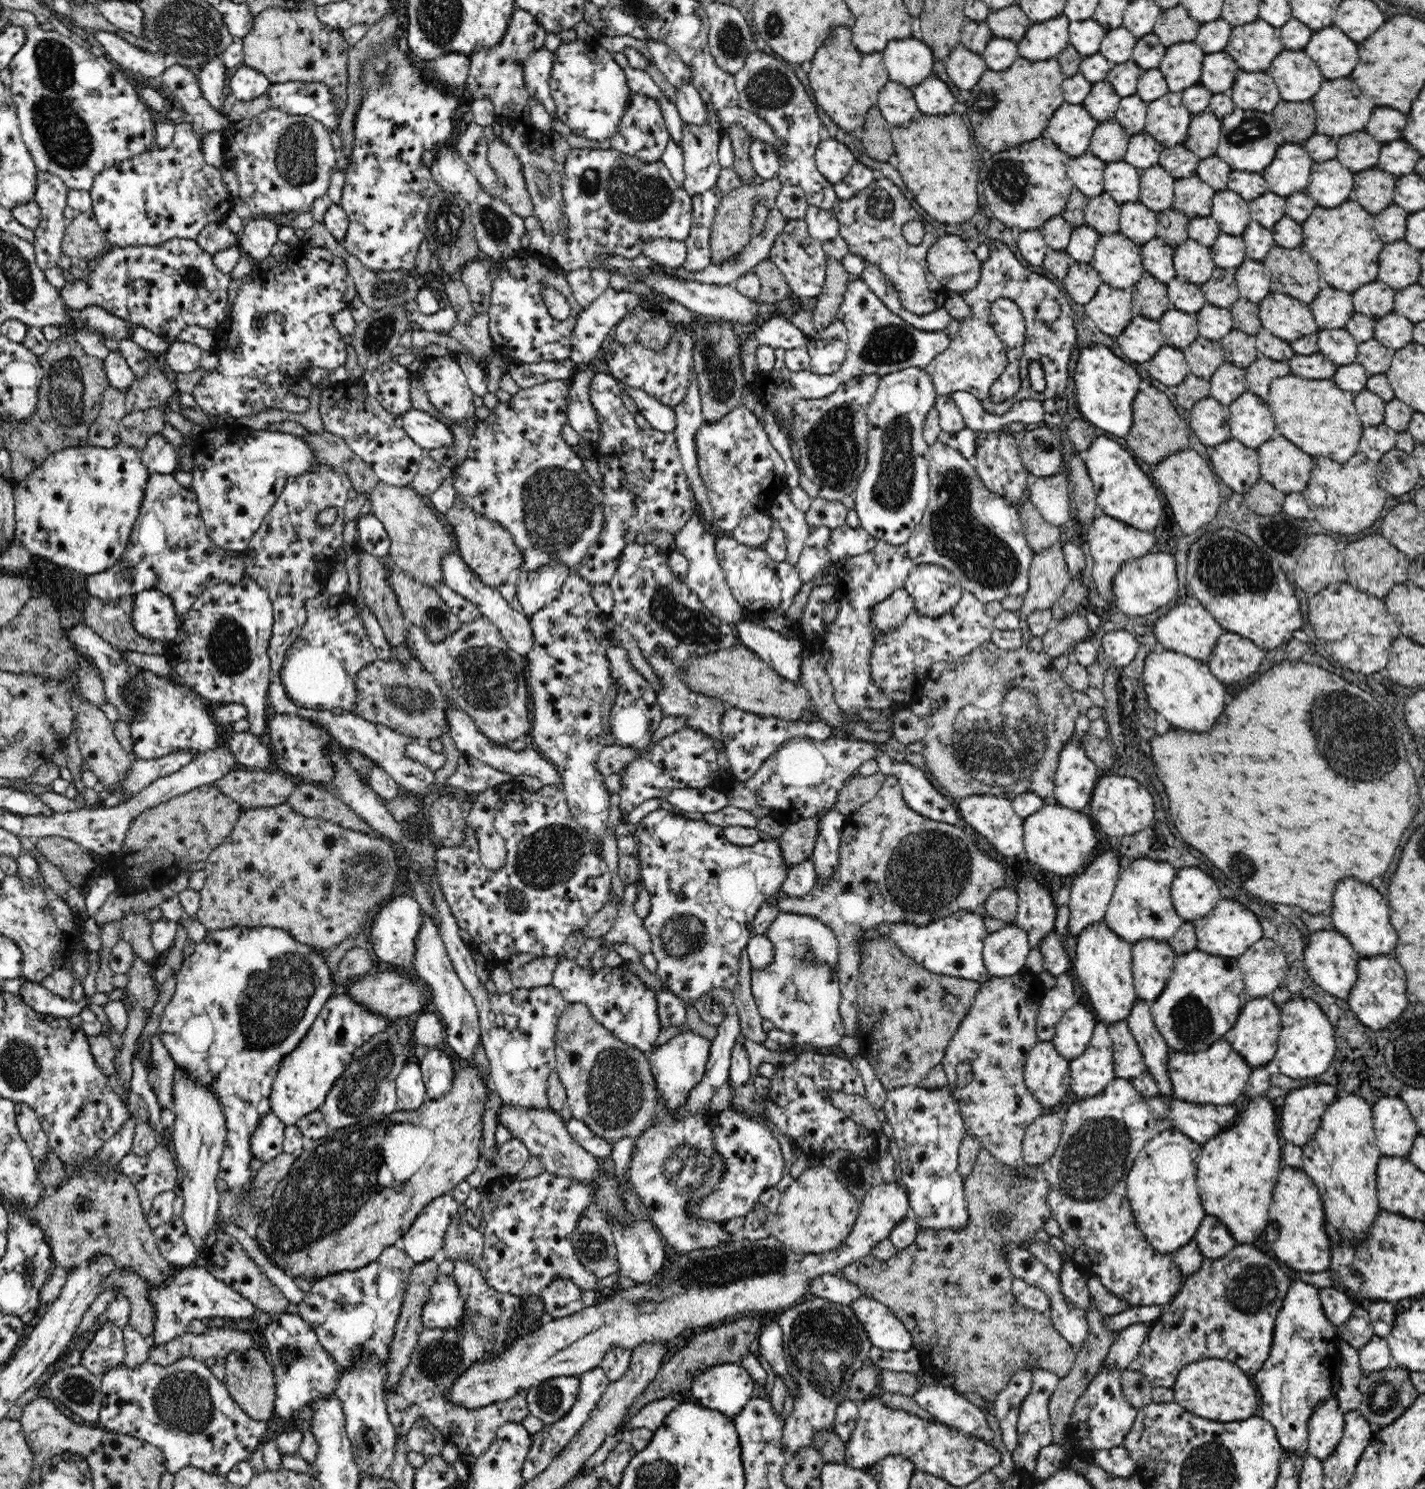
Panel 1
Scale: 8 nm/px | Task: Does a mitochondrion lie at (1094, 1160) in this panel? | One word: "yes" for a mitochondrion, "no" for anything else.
yes

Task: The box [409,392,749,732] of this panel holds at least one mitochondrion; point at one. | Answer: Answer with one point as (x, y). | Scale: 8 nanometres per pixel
(557, 502)

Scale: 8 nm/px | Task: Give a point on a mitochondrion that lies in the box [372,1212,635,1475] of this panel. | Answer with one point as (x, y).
(438, 1358)

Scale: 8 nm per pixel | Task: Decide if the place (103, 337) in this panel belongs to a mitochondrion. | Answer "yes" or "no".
no

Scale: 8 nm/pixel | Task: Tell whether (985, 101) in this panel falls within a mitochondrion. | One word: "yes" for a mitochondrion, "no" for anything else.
yes

